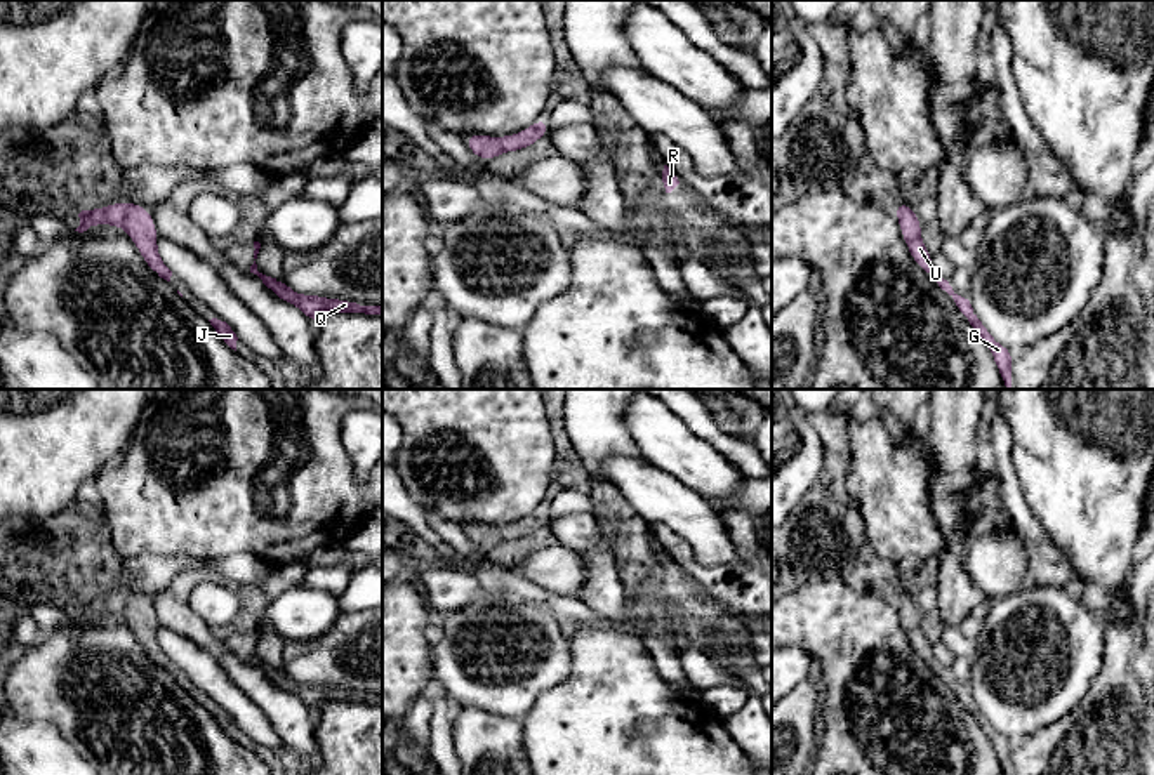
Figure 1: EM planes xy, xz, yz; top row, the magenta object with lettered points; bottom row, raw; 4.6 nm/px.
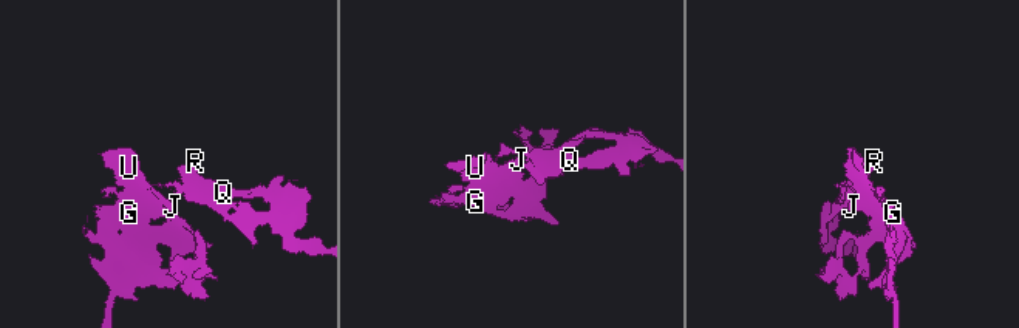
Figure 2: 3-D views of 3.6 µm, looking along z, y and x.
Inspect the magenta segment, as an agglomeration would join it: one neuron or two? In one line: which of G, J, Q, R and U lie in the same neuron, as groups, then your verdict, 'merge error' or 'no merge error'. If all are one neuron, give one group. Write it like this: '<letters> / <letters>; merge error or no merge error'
G U / J Q R; merge error

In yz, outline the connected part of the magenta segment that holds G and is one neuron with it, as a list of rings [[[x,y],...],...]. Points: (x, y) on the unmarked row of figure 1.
[[[899,591],[893,596],[893,601],[897,605],[897,610],[904,617],[904,631],[911,641],[912,650],[932,667],[932,671],[956,693],[958,700],[970,711],[970,714],[975,718],[975,721],[980,725],[984,733],[989,737],[998,761],[1001,765],[1003,775],[1015,775],[1013,763],[1011,763],[1011,749],[1013,742],[999,733],[982,714],[982,711],[977,707],[975,699],[972,695],[970,685],[958,685],[952,671],[949,667],[944,667],[932,652],[932,643],[926,639],[923,629],[921,629],[921,610],[918,608],[914,598],[904,591]]]

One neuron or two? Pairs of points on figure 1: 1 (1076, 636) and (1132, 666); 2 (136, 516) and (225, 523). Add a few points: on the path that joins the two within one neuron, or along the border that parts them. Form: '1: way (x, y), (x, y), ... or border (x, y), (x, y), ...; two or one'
1: border (1104, 624), (1104, 661), (1088, 688); two
2: way (159, 516), (202, 516); one

